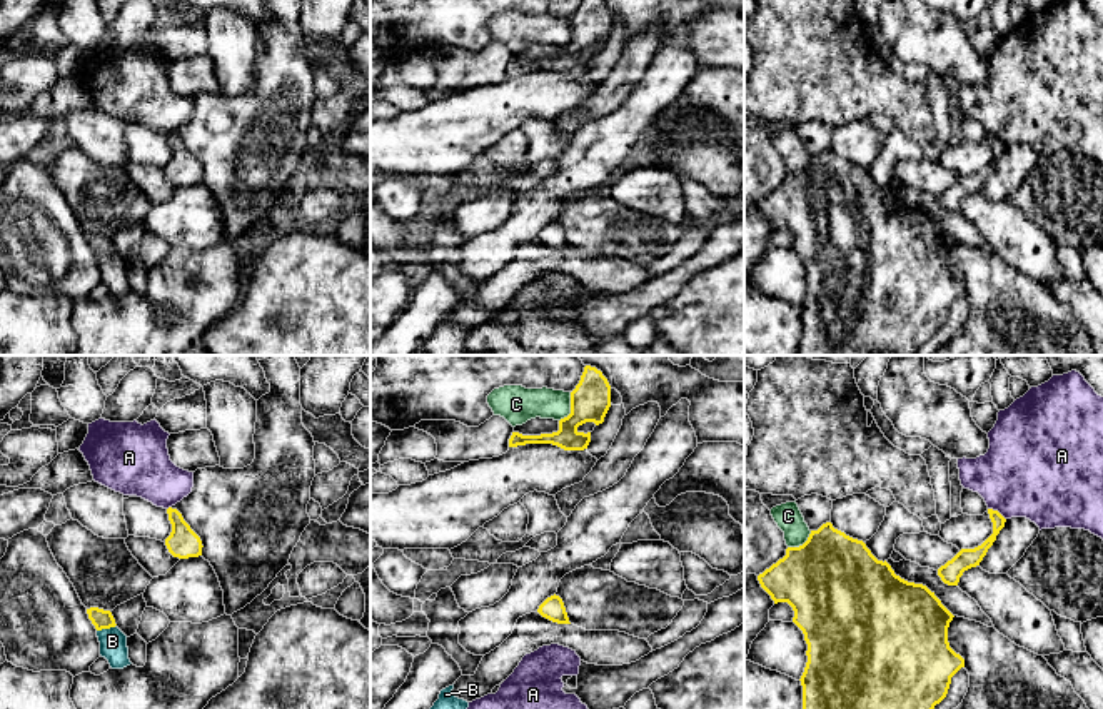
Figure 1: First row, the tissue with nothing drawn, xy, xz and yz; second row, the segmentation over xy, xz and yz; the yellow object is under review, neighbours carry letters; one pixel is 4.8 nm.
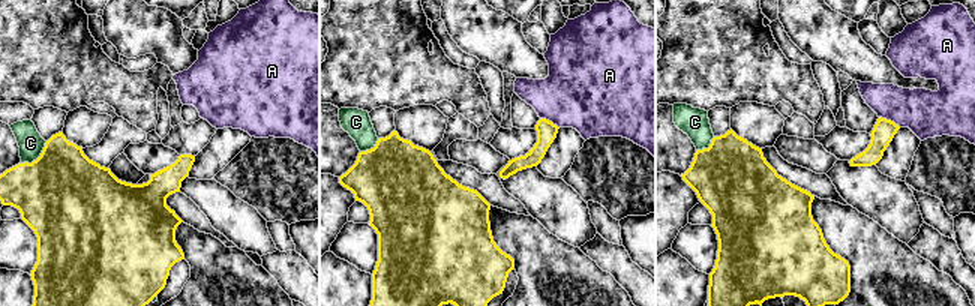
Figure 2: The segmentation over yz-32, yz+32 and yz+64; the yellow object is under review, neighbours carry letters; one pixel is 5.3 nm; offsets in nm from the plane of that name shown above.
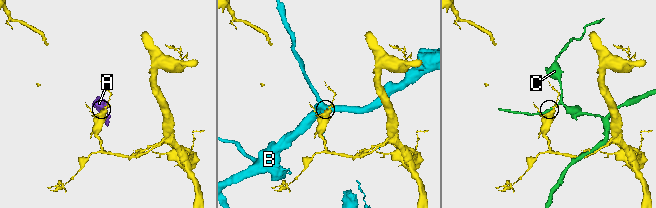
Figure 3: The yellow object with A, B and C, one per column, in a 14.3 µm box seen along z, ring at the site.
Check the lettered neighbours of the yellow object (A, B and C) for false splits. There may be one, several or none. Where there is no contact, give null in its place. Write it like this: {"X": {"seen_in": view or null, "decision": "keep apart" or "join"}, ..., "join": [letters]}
{"A": {"seen_in": "yz", "decision": "keep apart"}, "B": {"seen_in": "xy", "decision": "keep apart"}, "C": {"seen_in": "xz", "decision": "keep apart"}, "join": []}

